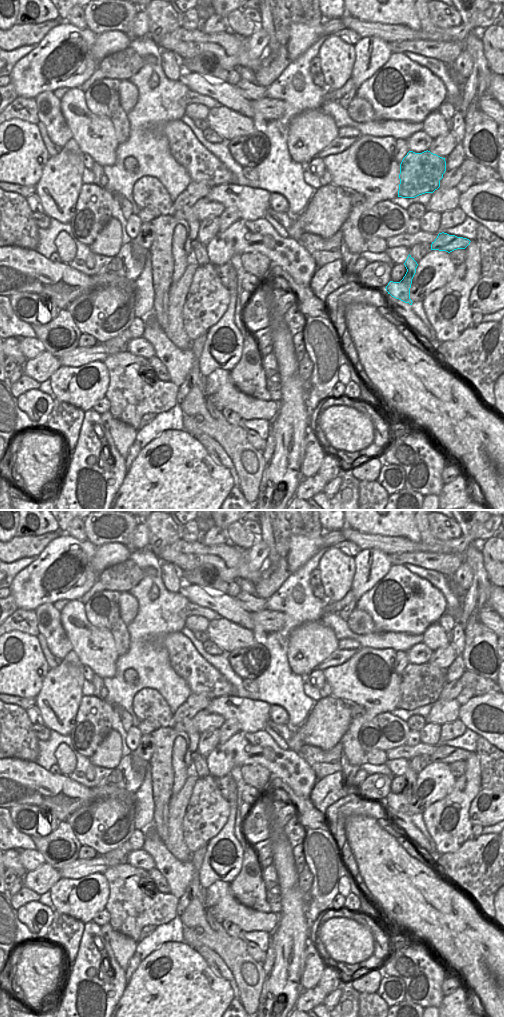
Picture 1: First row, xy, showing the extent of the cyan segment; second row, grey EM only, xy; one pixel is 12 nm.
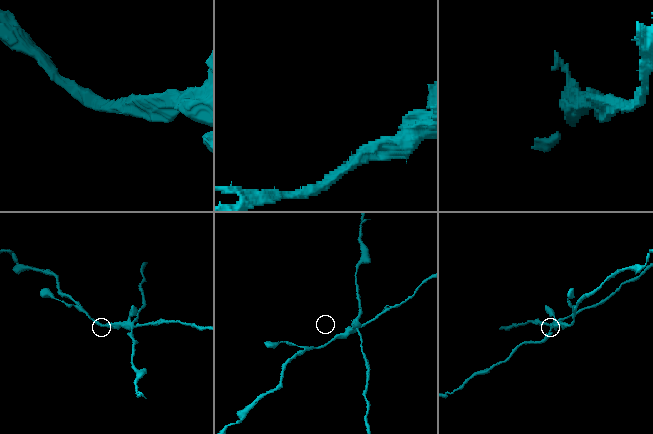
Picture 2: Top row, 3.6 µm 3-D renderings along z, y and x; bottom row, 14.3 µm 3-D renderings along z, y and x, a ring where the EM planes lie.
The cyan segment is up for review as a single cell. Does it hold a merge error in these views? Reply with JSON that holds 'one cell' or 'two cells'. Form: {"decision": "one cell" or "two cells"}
{"decision": "two cells"}

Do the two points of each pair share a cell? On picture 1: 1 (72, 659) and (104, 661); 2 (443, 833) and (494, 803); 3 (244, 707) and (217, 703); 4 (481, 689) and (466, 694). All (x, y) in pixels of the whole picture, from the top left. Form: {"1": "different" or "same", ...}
{"1": "different", "2": "different", "3": "same", "4": "different"}

